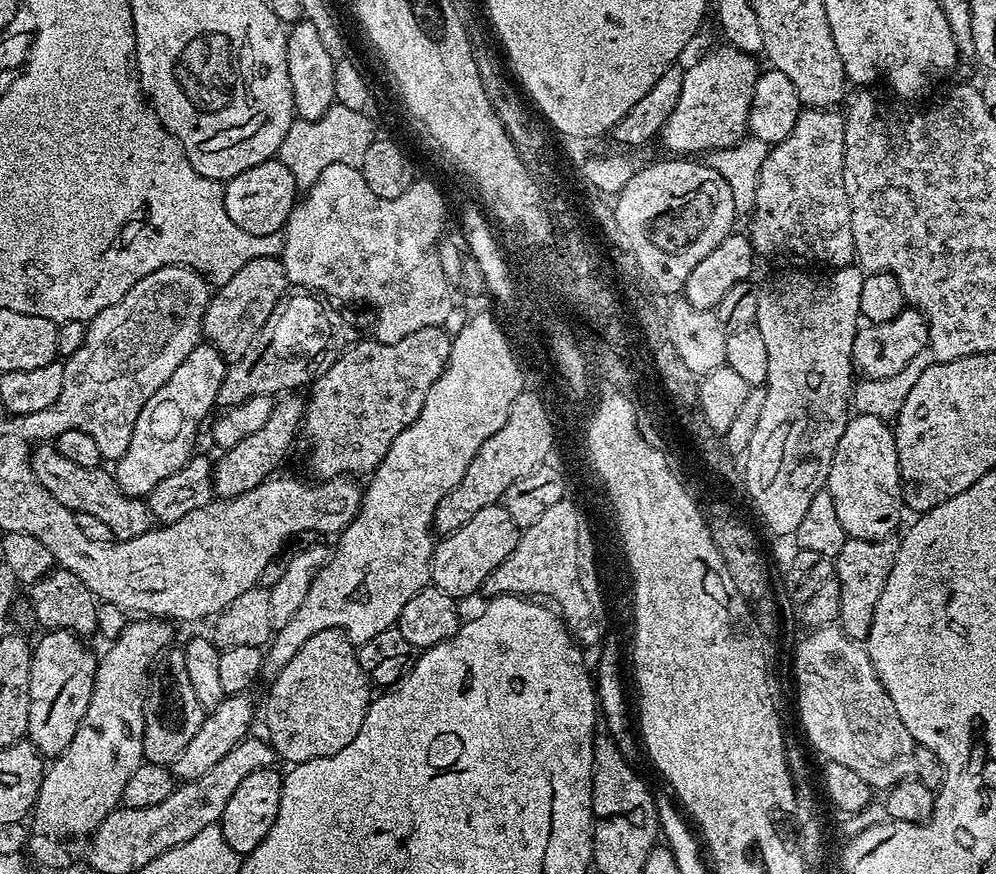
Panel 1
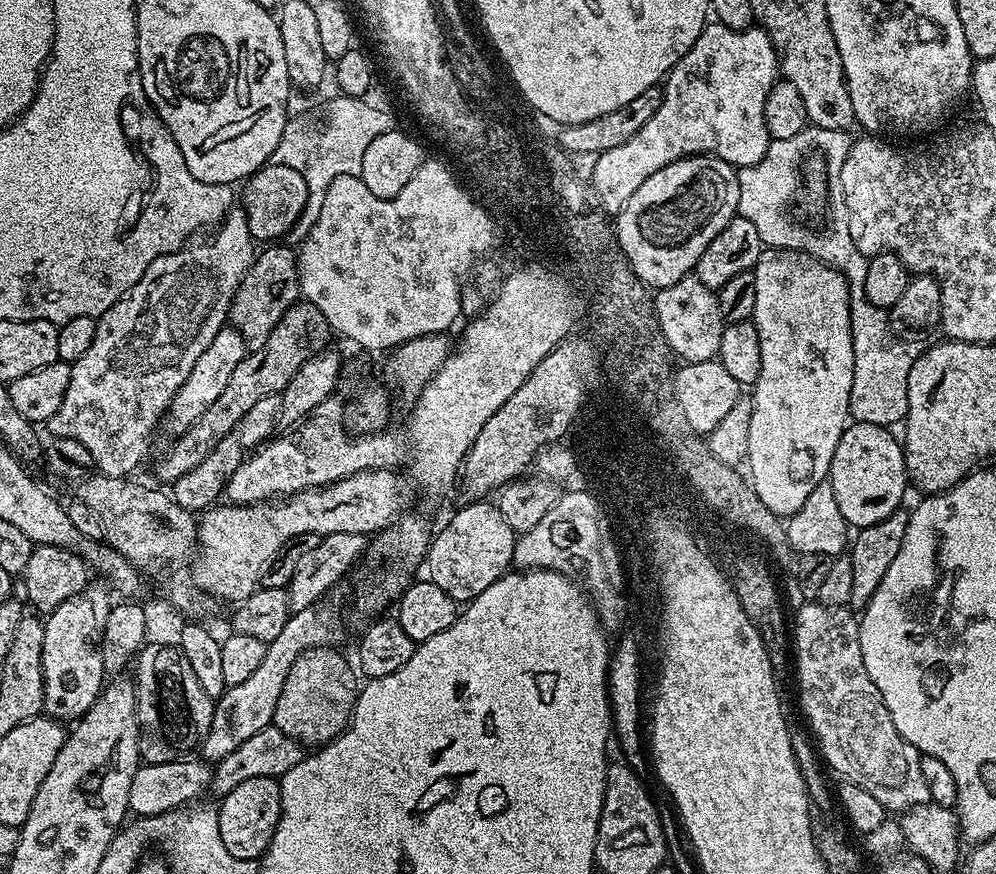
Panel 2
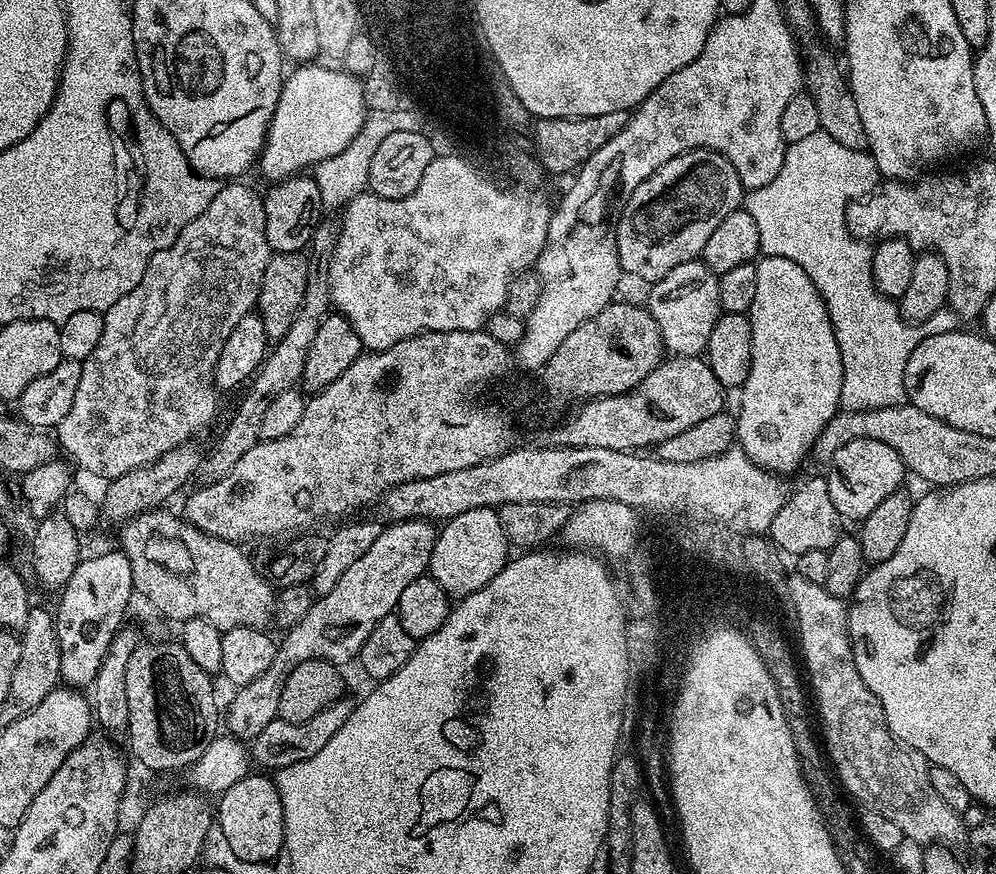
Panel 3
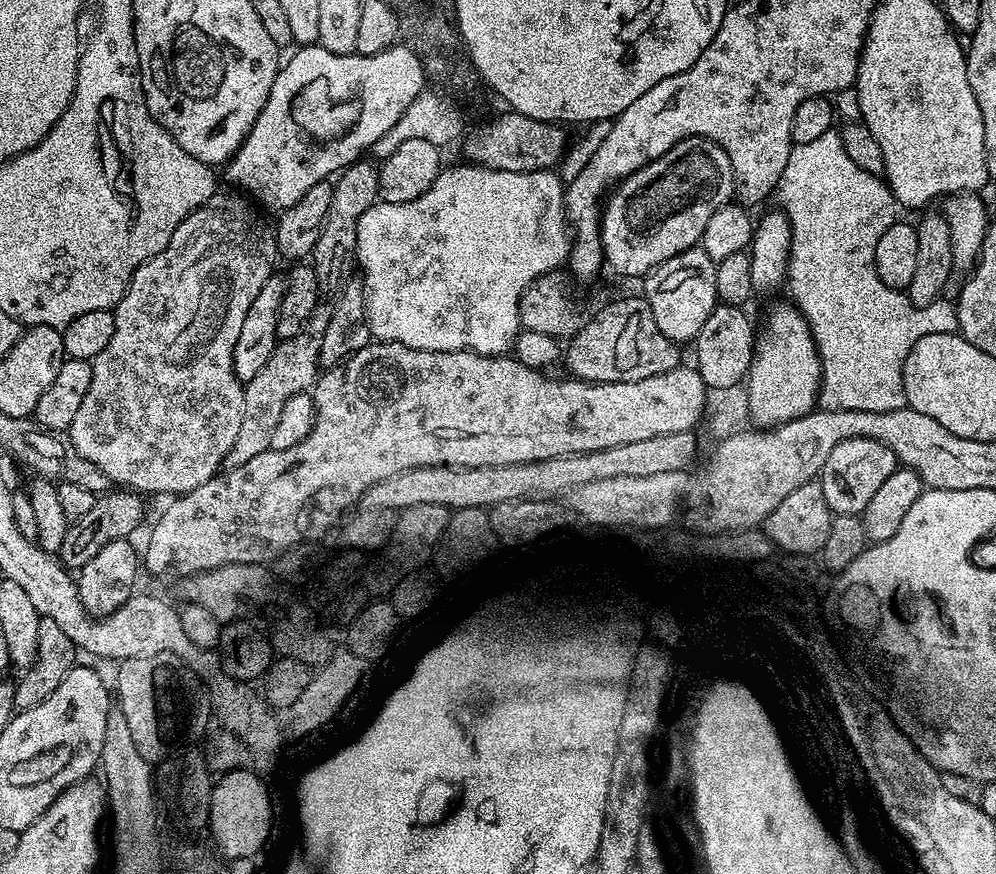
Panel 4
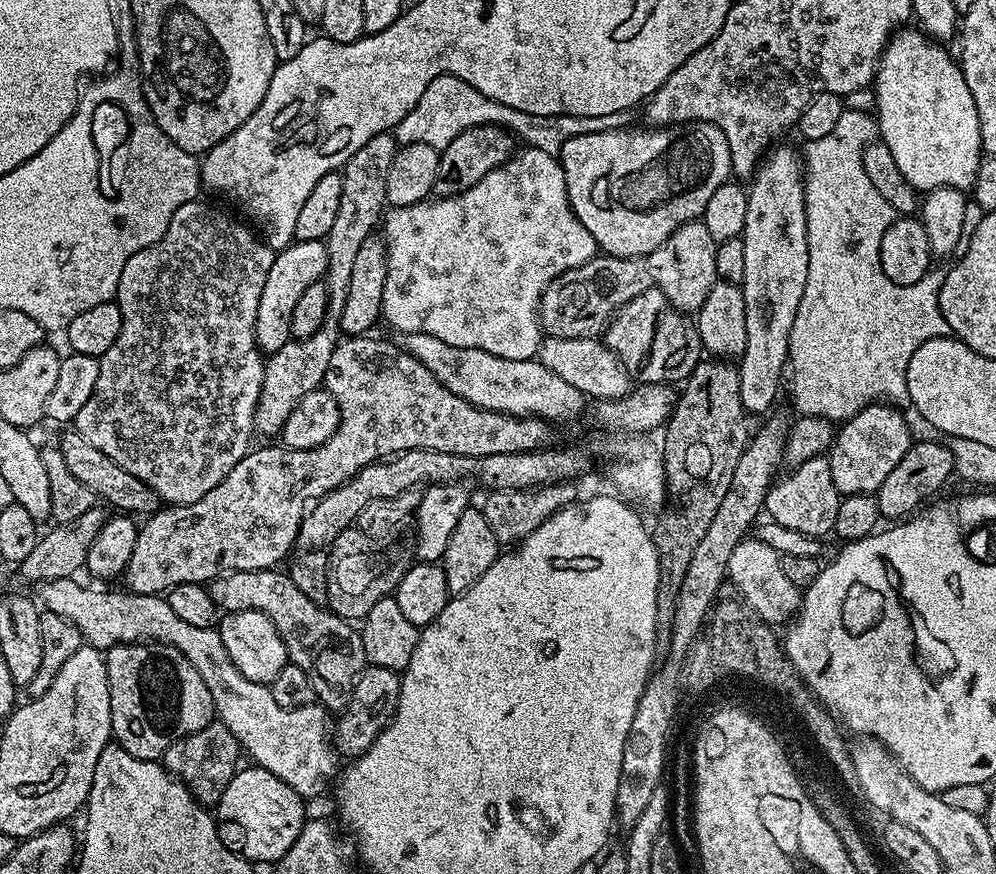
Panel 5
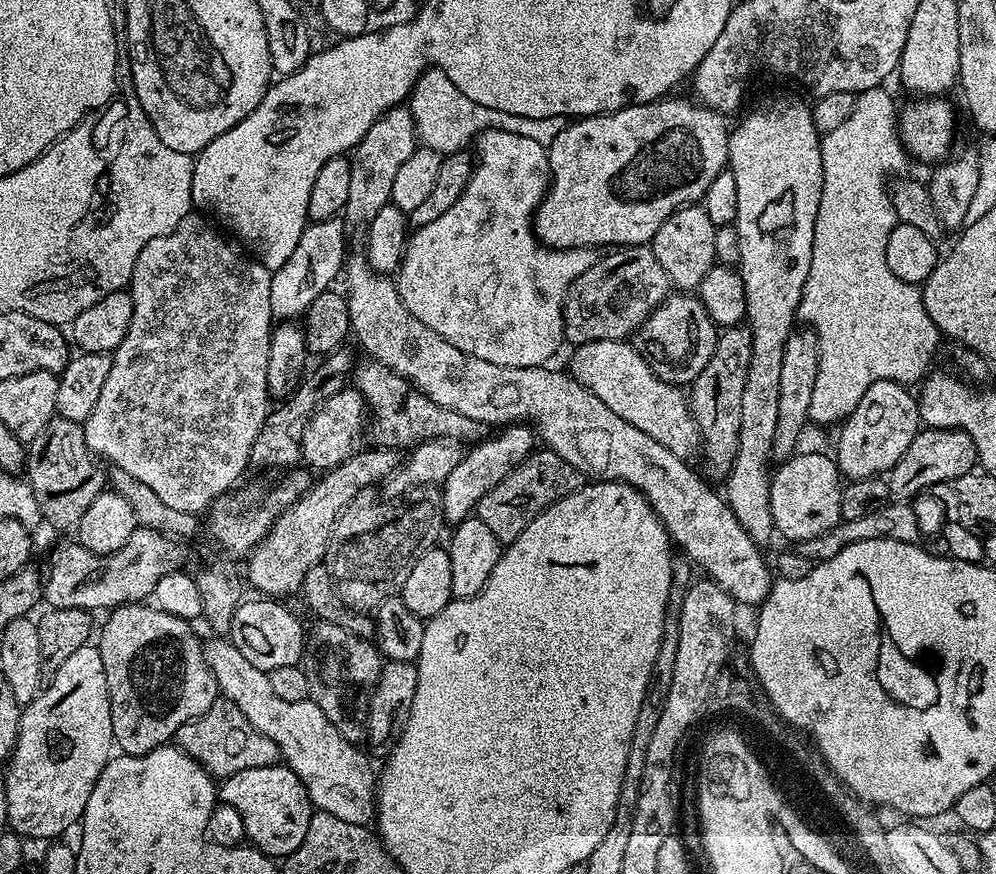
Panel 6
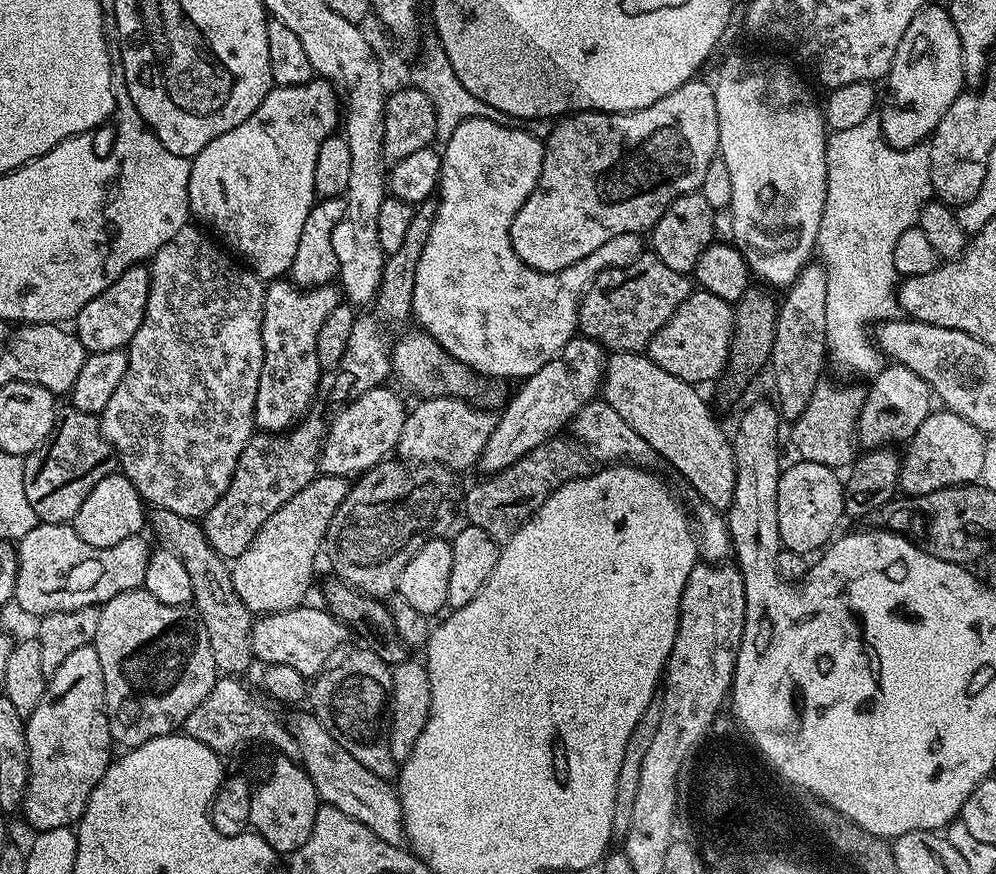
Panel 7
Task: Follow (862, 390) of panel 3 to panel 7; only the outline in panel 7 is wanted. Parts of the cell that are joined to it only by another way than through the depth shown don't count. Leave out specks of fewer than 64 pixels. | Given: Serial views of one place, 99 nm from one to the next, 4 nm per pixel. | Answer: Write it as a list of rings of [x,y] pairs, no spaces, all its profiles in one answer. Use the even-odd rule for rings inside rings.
[[[873,114],[866,118],[866,122],[859,123],[851,130],[838,130],[832,132],[828,137],[826,146],[826,206],[822,210],[822,226],[818,230],[816,246],[819,252],[819,263],[824,265],[826,270],[826,338],[828,339],[827,359],[832,360],[844,372],[849,372],[852,376],[865,376],[871,378],[886,366],[885,357],[880,349],[873,343],[873,337],[869,329],[883,320],[897,319],[901,311],[900,304],[896,300],[897,285],[894,283],[894,273],[892,271],[892,255],[894,254],[894,245],[898,242],[899,236],[906,234],[908,228],[917,227],[920,219],[920,211],[924,209],[925,204],[933,199],[932,183],[930,182],[930,150],[928,144],[916,144],[912,148],[891,148],[884,140],[884,135],[880,129],[879,115]]]

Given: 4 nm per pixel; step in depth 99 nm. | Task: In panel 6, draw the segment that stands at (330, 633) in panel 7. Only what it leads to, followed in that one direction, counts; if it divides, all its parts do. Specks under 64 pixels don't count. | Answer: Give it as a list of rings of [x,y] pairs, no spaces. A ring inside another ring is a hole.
[[[256,598],[260,600],[241,599],[239,606],[234,610],[234,618],[227,635],[230,637],[234,647],[258,670],[269,673],[278,670],[278,666],[294,666],[300,664],[304,658],[304,645],[306,643],[306,624],[299,620],[290,609],[287,603],[276,598]]]

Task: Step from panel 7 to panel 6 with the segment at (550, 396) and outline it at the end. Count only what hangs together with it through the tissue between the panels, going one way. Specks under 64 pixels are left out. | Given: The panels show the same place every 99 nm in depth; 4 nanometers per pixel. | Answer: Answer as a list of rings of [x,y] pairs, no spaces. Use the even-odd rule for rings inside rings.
[[[527,423],[509,424],[501,427],[497,436],[489,435],[487,438],[473,443],[464,453],[464,458],[450,470],[443,486],[444,519],[449,525],[455,526],[462,520],[473,515],[475,506],[514,466],[518,466],[534,450],[534,432]]]

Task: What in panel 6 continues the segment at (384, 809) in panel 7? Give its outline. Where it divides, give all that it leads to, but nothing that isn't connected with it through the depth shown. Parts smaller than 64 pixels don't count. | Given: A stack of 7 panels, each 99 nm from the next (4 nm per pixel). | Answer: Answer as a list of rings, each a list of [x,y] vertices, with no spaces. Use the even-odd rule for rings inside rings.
[[[212,638],[204,644],[204,657],[212,667],[219,695],[225,700],[232,700],[242,714],[246,714],[246,722],[254,726],[274,746],[278,746],[281,761],[306,786],[306,794],[310,798],[313,809],[326,814],[334,814],[334,818],[342,818],[342,822],[354,822],[365,826],[373,823],[376,815],[377,773],[372,772],[372,764],[318,710],[313,700],[302,702],[286,702],[274,694],[270,686],[268,673],[258,670],[242,653],[233,646],[231,639]]]

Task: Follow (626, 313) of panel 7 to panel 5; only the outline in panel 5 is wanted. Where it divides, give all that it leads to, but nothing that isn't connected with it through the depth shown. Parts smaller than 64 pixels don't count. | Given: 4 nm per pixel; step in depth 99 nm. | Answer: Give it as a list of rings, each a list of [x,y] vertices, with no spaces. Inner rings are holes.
[[[597,255],[574,270],[551,280],[540,299],[540,326],[547,335],[558,338],[599,337],[616,311],[653,285],[647,265],[635,257]]]

